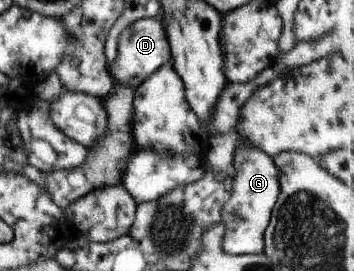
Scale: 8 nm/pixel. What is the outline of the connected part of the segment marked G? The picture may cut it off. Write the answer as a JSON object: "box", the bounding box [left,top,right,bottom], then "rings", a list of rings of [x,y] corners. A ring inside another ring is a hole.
{"box":[221,146,279,255],"rings":[[[240,146],[233,156],[234,182],[232,194],[222,207],[221,215],[225,224],[222,250],[231,255],[260,254],[265,249],[264,236],[270,224],[274,204],[279,195],[279,170],[273,157],[256,146]]]}

